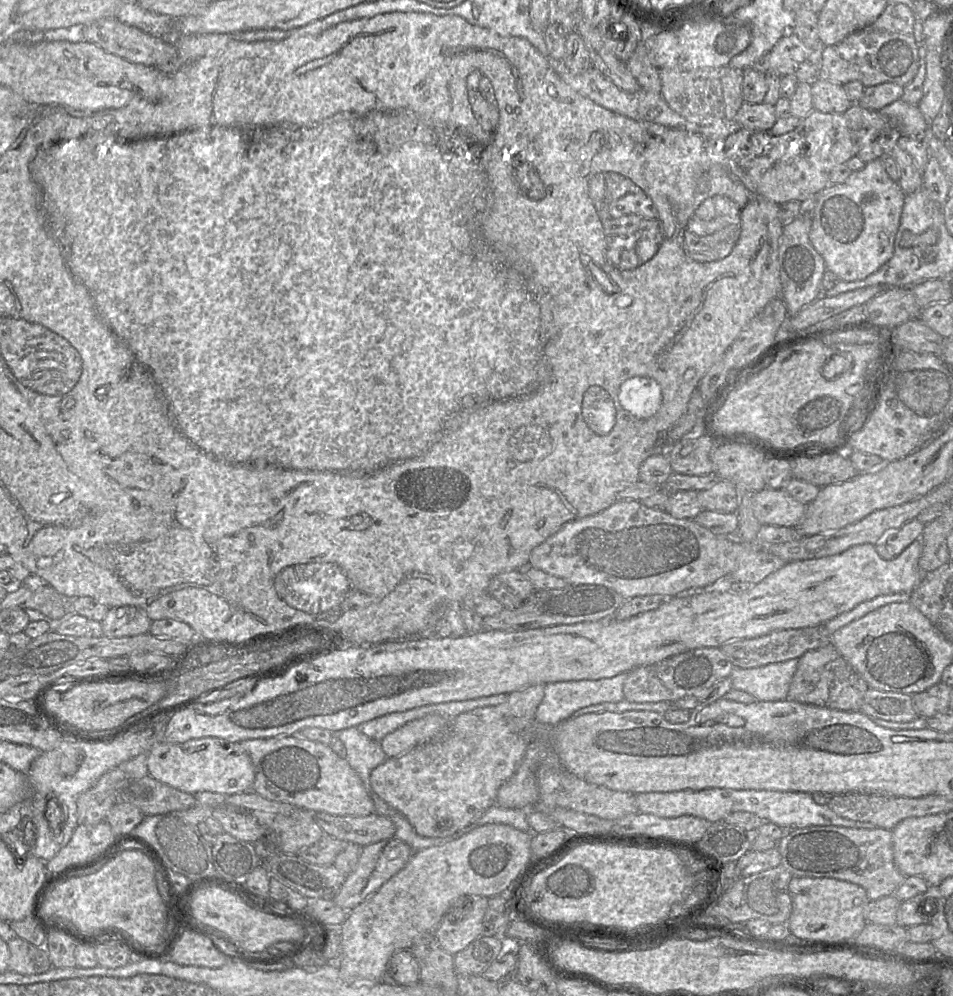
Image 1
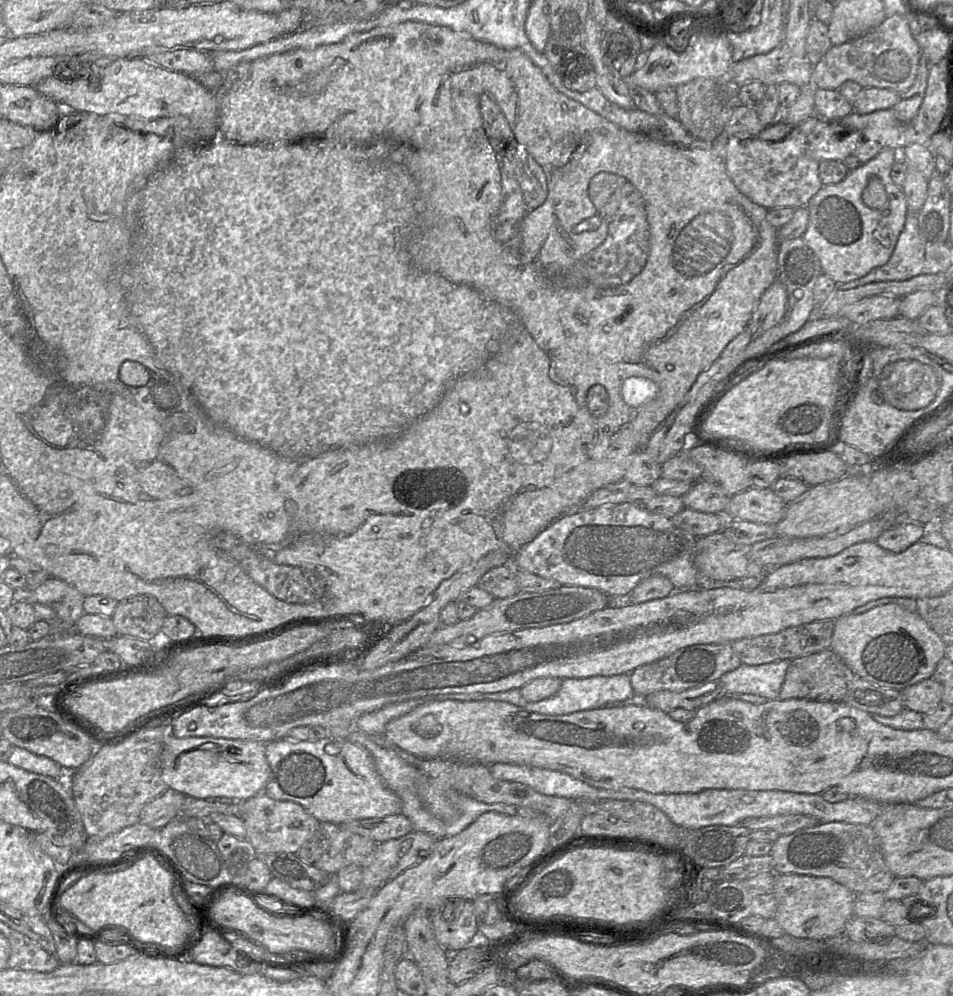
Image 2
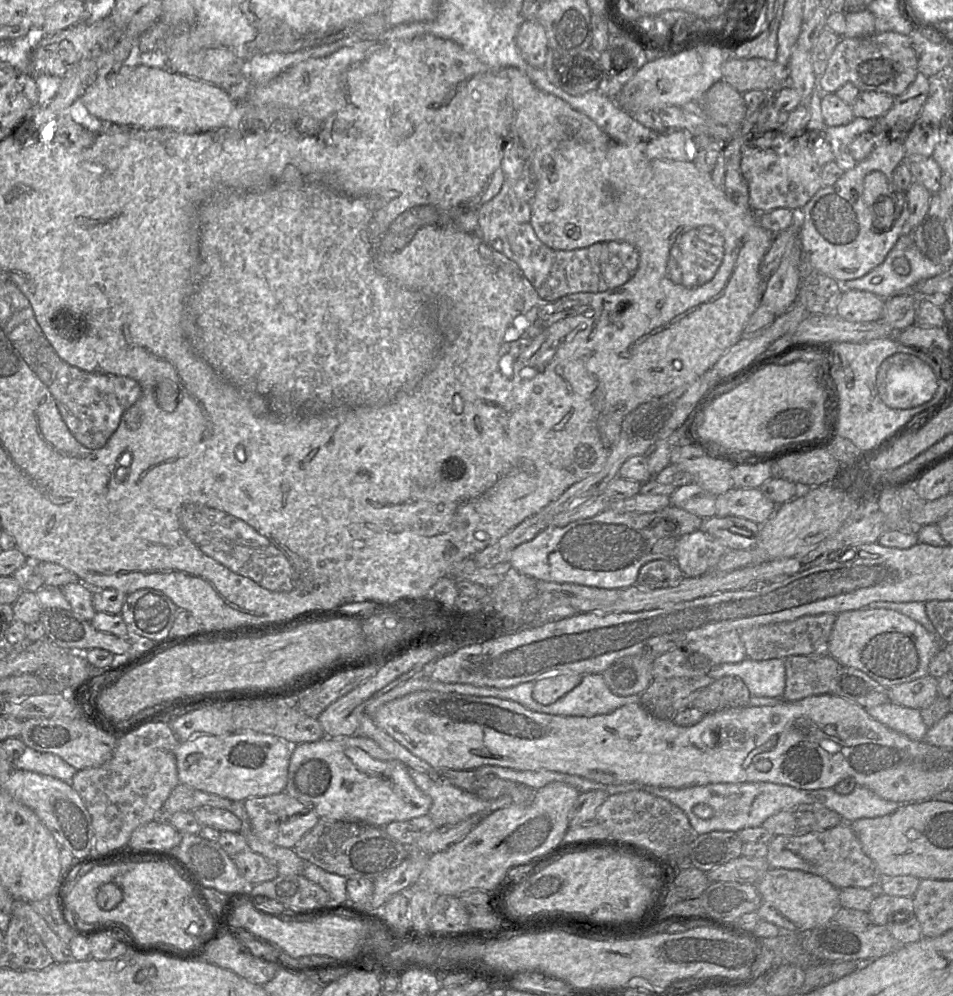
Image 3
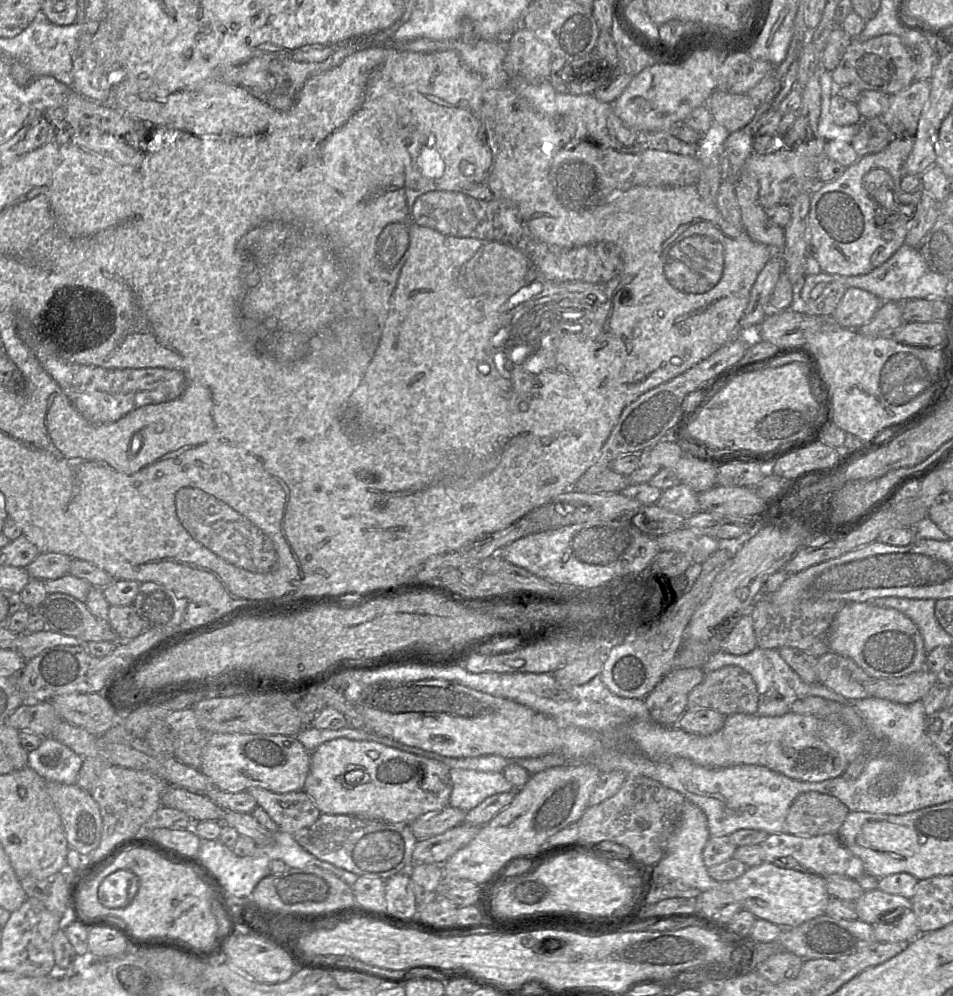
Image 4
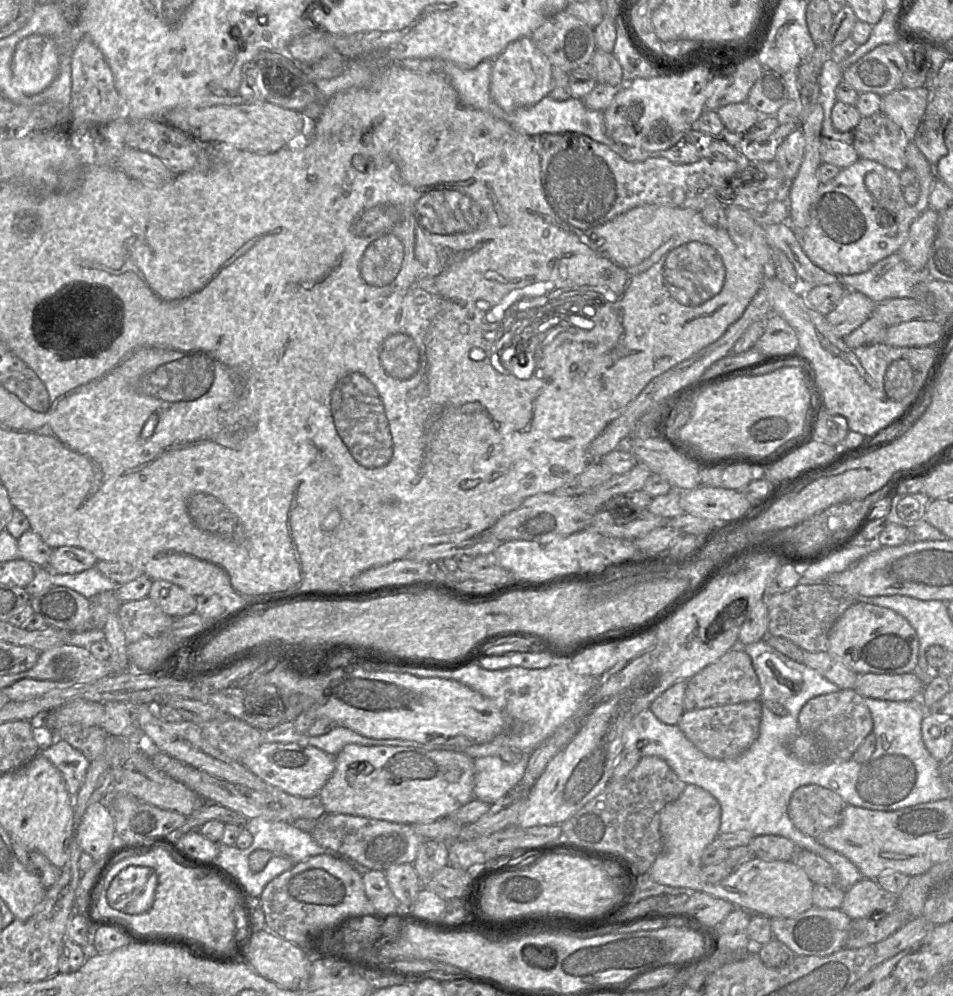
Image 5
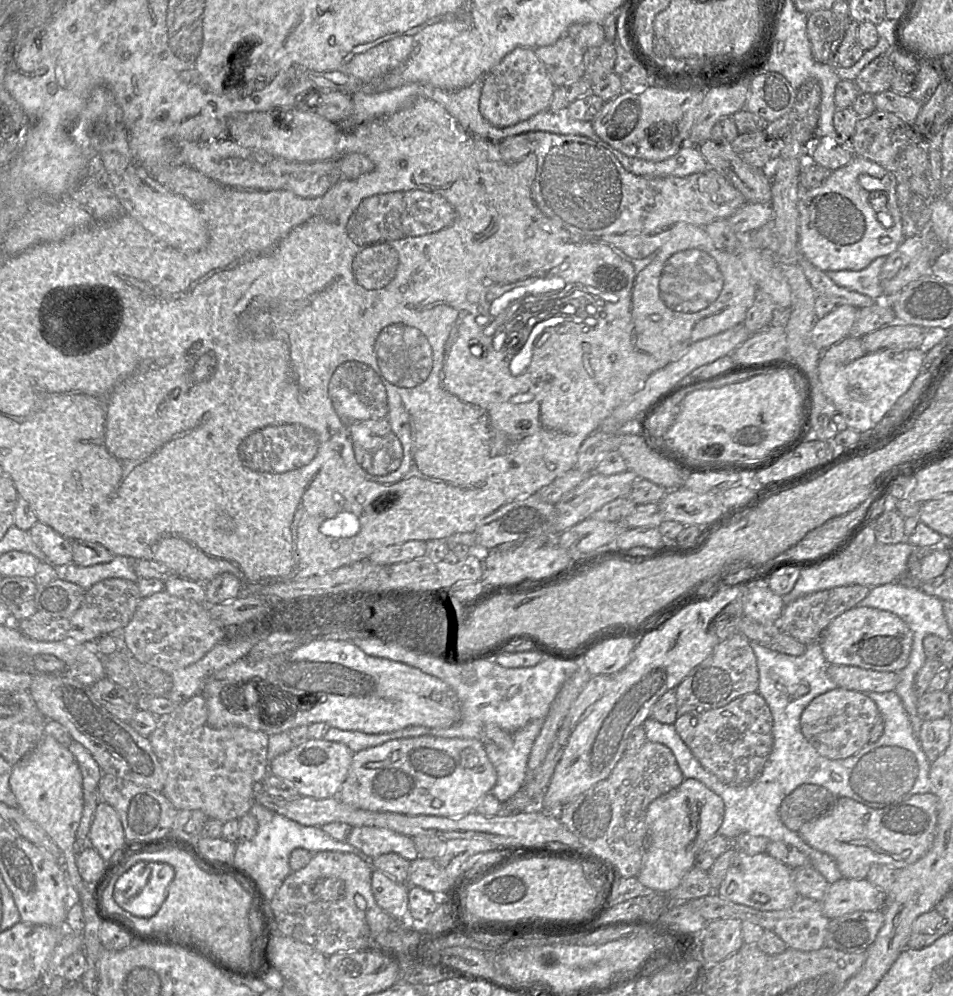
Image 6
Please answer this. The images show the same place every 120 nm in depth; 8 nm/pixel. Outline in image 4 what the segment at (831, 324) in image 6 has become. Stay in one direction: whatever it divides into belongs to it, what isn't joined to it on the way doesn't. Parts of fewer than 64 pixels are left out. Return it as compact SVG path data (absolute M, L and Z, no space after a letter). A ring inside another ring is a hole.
M847 287L834 313L834 321L846 329L859 329L874 317L882 301L863 289Z

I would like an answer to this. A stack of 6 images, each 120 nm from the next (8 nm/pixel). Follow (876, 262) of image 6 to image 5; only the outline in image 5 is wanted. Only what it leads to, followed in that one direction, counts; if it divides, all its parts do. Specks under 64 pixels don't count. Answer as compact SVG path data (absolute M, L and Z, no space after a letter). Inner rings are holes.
M898 253L878 261L863 273L838 277L846 290L859 291L875 303L891 298L913 298L913 288L931 278L927 268L913 270Z

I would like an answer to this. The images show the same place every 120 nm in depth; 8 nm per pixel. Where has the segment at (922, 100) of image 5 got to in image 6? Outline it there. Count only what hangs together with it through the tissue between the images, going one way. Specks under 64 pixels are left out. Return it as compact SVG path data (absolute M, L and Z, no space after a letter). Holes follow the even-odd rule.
M891 89L878 93L873 98L876 110L896 114L912 127L923 106L909 95L900 95Z

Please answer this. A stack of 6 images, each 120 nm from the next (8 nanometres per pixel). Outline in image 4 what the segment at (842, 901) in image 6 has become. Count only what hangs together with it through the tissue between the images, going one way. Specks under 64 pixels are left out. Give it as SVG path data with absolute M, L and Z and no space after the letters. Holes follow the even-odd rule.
M879 890L864 891L855 901L858 919L869 924L882 921L885 914L911 909L911 900Z

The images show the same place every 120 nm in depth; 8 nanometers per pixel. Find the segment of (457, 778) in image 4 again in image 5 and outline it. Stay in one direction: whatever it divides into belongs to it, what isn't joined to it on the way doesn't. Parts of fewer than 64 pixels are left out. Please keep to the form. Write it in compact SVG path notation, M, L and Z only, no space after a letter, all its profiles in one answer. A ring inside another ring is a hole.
M521 753L516 763L508 763L499 756L474 760L474 798L492 805L504 797L523 778L530 753Z

